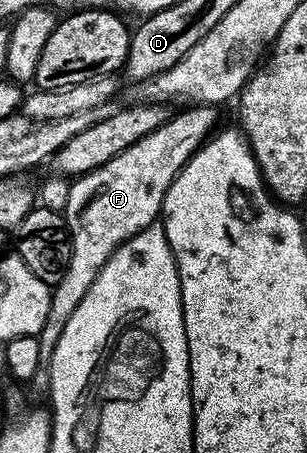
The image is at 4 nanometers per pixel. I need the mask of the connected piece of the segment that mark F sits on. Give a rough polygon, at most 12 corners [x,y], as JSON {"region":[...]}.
{"region":[[190,104],[70,182],[72,260],[36,335],[33,389],[116,248],[159,221],[219,125]]}

